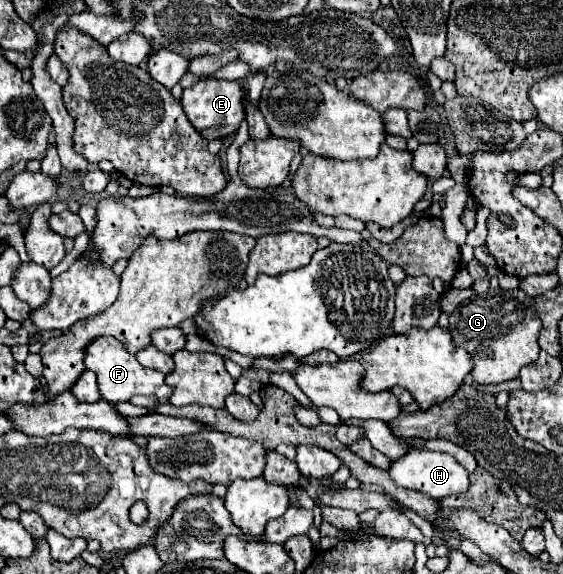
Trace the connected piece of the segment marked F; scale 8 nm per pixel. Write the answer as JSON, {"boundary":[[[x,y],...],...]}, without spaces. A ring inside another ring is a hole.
{"boundary":[[[100,336],[100,338],[94,338],[88,346],[86,346],[86,352],[84,352],[84,366],[86,370],[92,370],[98,378],[98,390],[100,390],[100,396],[112,404],[118,404],[118,402],[128,402],[132,396],[136,394],[142,394],[142,396],[150,396],[150,394],[156,394],[158,400],[168,400],[170,394],[172,394],[172,388],[164,382],[164,374],[158,372],[158,370],[150,370],[150,368],[144,368],[134,354],[130,354],[116,338],[112,336]]]}

